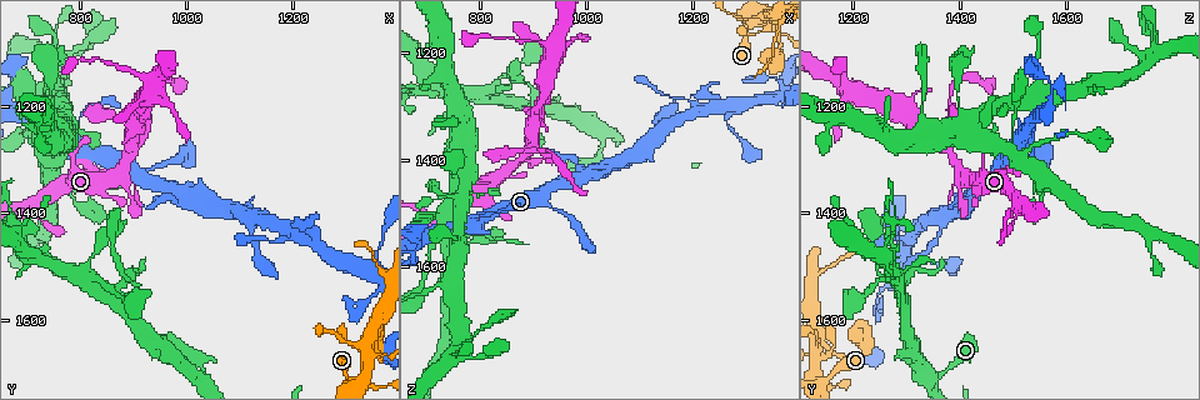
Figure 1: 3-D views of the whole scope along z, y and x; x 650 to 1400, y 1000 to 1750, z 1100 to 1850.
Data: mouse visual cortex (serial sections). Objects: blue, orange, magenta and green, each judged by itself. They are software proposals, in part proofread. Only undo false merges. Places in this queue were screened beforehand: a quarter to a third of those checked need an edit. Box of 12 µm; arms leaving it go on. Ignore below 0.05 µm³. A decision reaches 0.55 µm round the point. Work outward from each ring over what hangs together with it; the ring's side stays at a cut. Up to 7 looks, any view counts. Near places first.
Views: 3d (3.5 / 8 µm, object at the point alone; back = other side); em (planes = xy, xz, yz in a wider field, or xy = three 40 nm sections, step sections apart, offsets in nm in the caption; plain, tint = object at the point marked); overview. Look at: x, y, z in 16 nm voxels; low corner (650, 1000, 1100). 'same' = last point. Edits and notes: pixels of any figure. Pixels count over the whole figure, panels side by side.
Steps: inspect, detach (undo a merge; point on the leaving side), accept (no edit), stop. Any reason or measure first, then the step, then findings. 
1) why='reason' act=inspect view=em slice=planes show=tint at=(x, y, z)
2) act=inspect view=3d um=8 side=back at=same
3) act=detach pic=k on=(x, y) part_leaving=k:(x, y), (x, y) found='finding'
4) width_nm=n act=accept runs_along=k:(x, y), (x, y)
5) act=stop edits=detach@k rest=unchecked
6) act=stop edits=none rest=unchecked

why='sharp bend' act=inspect view=3d um=3.5 at=(900, 1535, 1275)

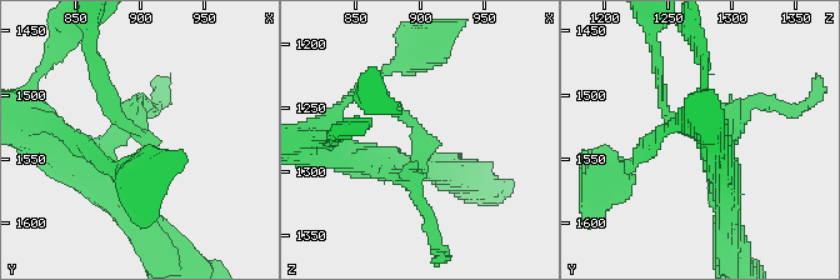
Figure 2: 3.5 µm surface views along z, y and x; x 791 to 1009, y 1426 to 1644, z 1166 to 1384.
act=inspect view=em slice=xy step=3 show=tint at=(898, 1530, 1280)

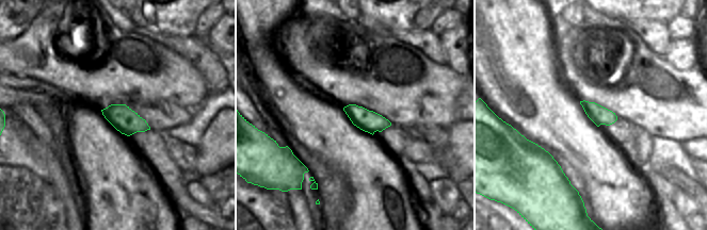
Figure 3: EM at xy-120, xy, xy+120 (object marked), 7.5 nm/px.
act=accept runs_along=2:(90, 171), (109, 136), (140, 133), (105, 86) found='one cell here'

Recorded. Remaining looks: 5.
act=inspect view=3d um=3.5 at=(705, 1480, 1250)

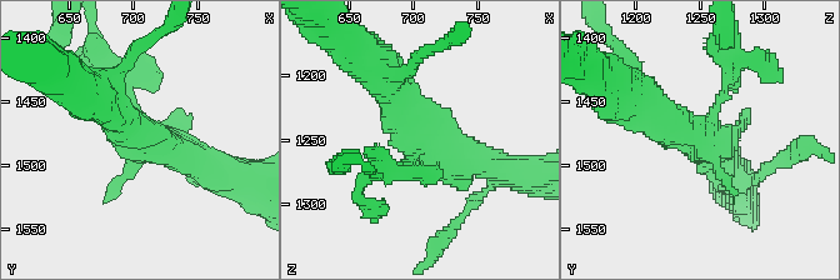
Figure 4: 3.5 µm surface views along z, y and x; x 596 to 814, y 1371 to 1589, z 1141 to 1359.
act=inspect view=em slice=xy step=3 show=plain at=(708, 1480, 1256)

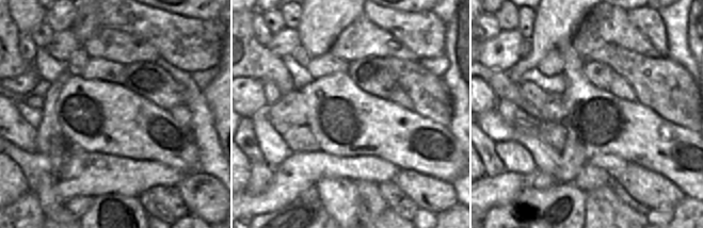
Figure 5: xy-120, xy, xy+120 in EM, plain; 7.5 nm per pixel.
why='where the object lies' act=inspect view=em slice=xy step=3 show=tint at=same

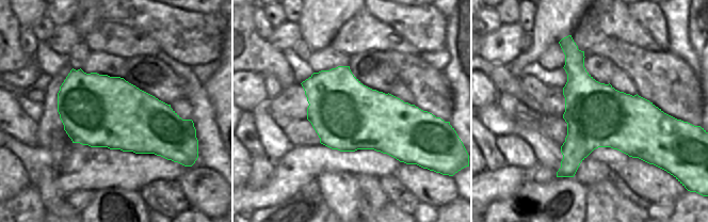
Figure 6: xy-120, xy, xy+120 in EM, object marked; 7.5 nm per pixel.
act=detach pic=4 on=(146, 60) found='two cells meet here'

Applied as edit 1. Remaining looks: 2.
act=stop edits=detach@4 rest=unchecked

